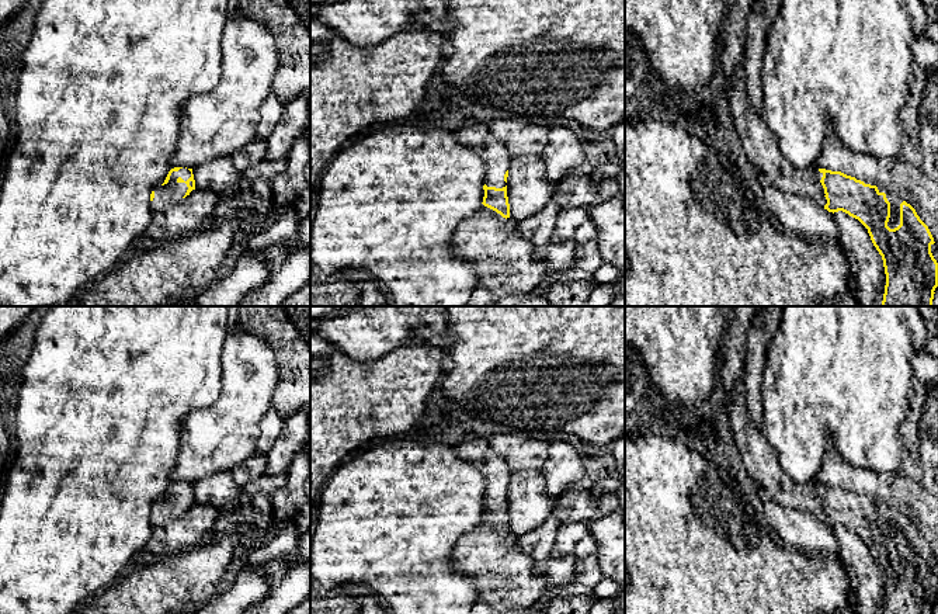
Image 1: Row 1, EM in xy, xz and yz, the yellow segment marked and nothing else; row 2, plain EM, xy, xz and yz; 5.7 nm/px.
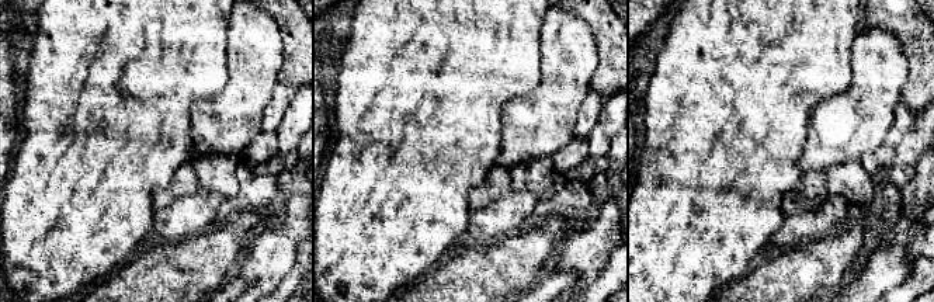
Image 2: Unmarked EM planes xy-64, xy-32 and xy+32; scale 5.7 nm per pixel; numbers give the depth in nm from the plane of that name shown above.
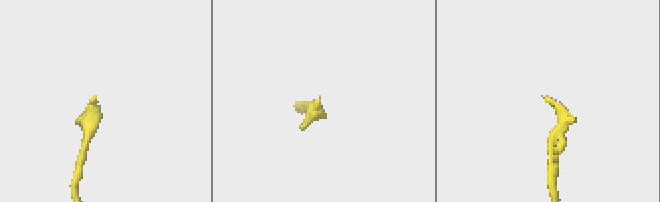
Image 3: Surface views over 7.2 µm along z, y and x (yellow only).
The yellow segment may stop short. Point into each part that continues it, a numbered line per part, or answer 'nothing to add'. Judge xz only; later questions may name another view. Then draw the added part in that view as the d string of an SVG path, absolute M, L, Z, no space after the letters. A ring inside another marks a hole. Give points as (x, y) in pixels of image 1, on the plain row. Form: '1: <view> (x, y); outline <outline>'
1: xz (475, 450); outline M469 437L456 447L456 454L472 464L486 478L484 499L503 503L507 500L504 489L510 483L511 469L491 448L484 437Z

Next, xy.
1: xy (169, 509); outline M185 482L173 486L167 499L159 500L153 504L154 513L150 516L152 524L161 525L183 514L188 504L185 496L190 492L191 486Z

